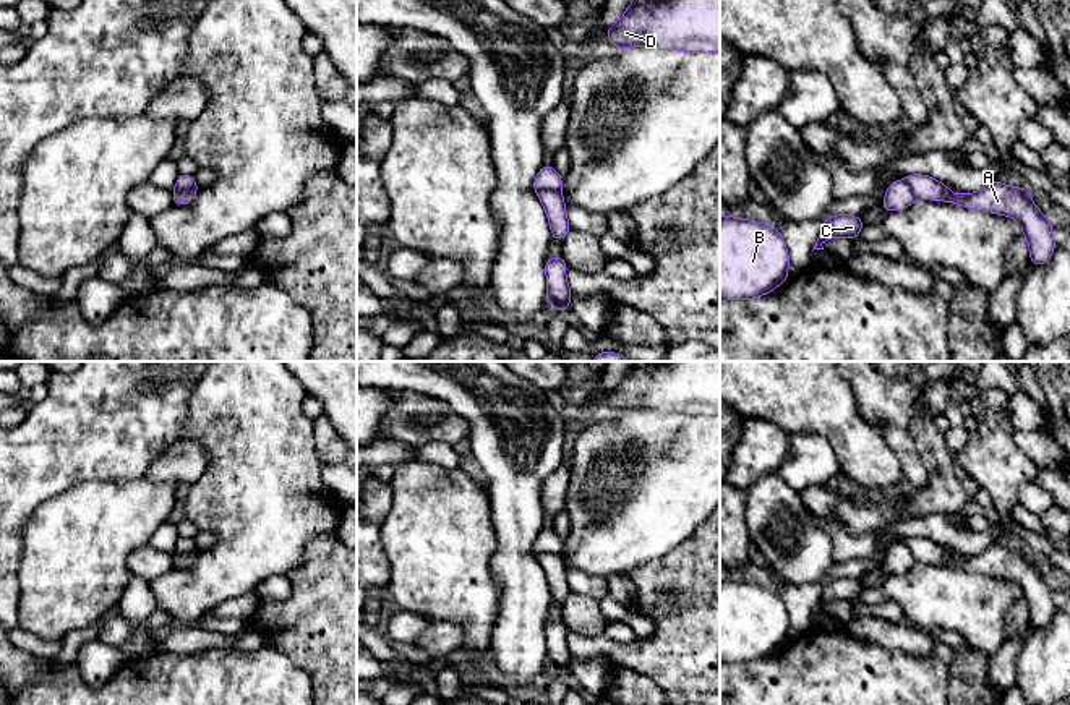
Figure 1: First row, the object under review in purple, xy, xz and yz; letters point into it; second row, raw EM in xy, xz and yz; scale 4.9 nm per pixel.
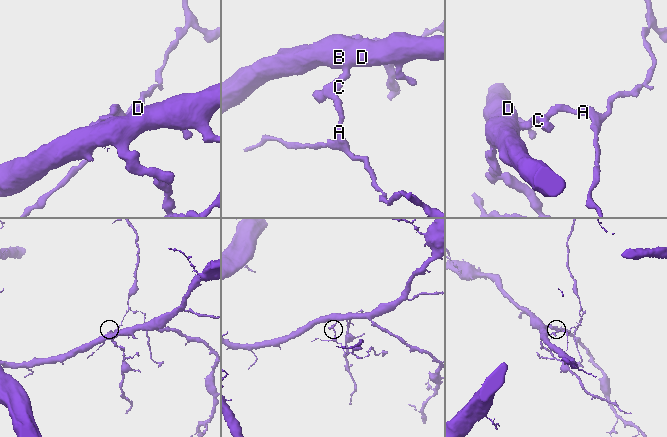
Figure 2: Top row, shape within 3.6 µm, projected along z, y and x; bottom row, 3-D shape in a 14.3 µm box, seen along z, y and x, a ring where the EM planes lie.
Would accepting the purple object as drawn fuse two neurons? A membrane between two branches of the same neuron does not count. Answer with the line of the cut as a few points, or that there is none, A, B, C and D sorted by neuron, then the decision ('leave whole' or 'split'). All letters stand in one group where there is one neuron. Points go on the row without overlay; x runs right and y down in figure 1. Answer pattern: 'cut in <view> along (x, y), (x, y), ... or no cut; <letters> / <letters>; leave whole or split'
cut in xz along (560, 553), (537, 555); A / B C D; split

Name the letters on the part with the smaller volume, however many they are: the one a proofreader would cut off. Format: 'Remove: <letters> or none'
Remove: A

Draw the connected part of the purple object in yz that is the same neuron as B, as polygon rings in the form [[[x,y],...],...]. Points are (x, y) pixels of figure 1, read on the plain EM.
[[[720,580],[720,664],[754,663],[788,643],[790,619],[778,592]]]

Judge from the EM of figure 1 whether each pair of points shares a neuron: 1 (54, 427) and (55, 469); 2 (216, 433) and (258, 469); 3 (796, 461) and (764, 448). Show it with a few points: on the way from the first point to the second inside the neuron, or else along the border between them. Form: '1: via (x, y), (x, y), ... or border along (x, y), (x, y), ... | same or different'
1: via (55, 436), (55, 459) | same
2: via (226, 436), (248, 459) | same
3: border along (790, 436), (785, 459), (775, 472) | different

